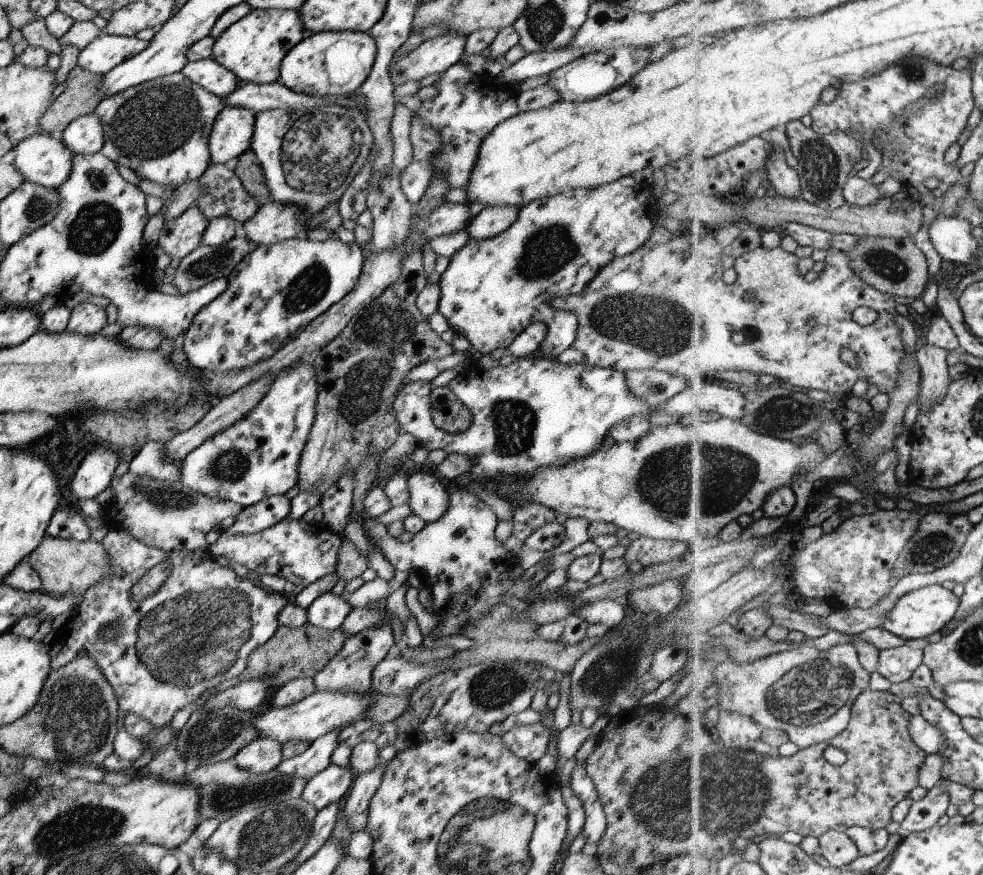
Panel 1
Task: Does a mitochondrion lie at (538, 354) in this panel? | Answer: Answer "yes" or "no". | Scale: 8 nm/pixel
no

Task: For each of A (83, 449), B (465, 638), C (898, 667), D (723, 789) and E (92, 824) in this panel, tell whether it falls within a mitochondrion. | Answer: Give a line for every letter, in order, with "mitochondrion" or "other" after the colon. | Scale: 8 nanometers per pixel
A: other
B: other
C: other
D: mitochondrion
E: mitochondrion

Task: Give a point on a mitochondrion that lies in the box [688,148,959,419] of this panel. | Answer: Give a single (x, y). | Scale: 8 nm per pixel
(884, 262)

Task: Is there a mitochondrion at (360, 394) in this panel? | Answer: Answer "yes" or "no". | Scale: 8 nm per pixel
yes

